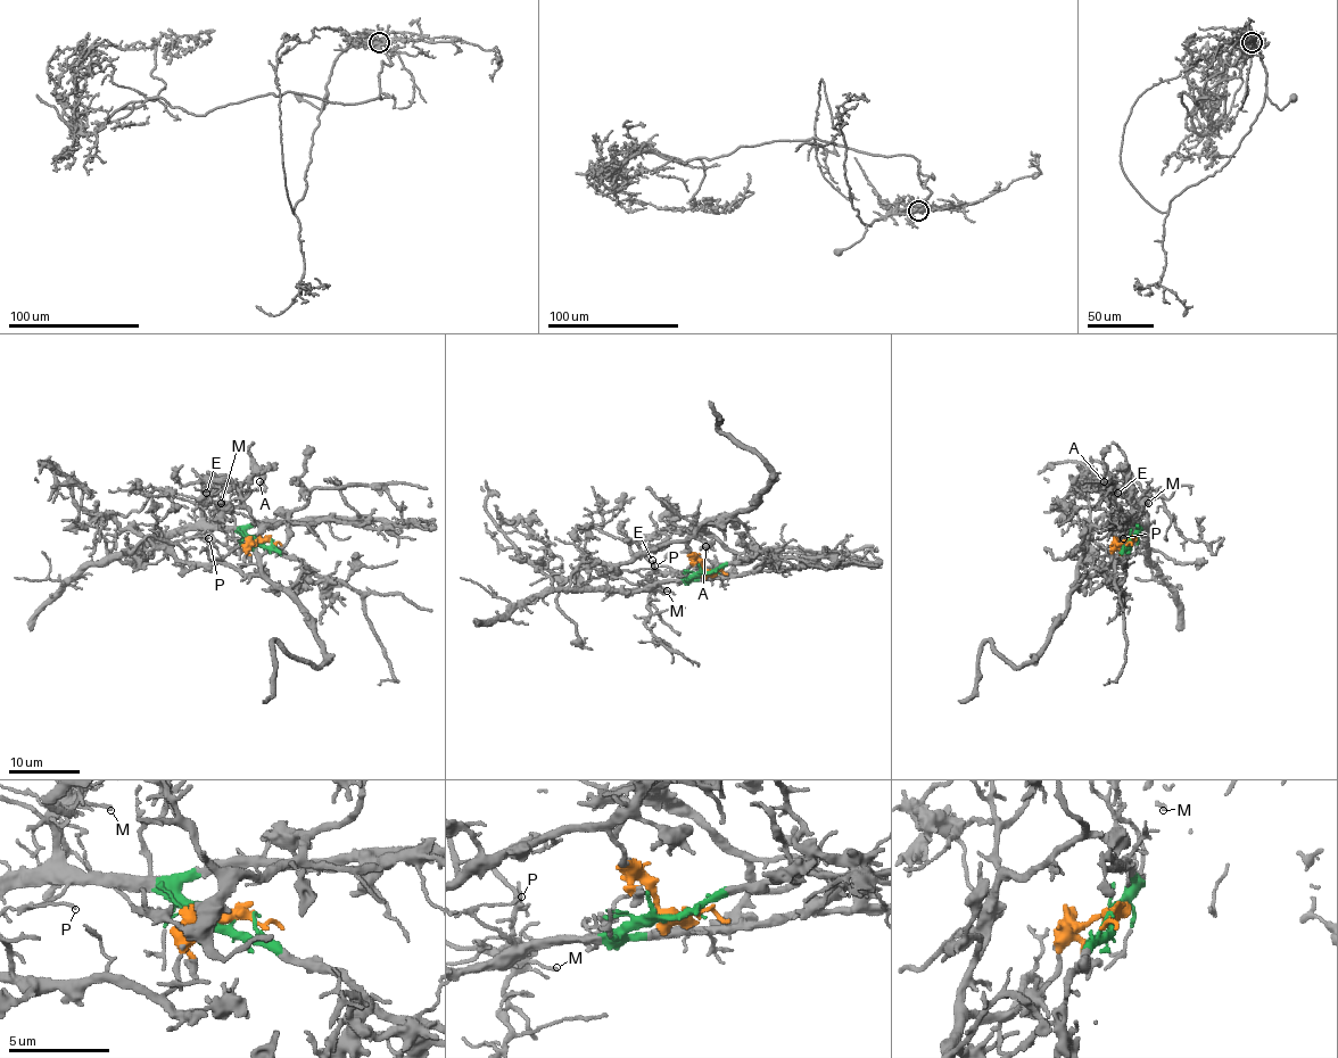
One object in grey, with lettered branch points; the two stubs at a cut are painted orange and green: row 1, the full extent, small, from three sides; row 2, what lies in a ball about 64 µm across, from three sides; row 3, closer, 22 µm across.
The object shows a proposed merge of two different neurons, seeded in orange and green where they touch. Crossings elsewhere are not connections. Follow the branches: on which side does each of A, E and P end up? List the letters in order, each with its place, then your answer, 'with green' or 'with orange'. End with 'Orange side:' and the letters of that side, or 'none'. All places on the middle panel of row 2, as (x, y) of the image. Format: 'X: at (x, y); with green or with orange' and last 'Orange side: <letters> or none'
A: at (705, 546); with orange
E: at (652, 560); with green
P: at (654, 565); with green
Orange side: A

